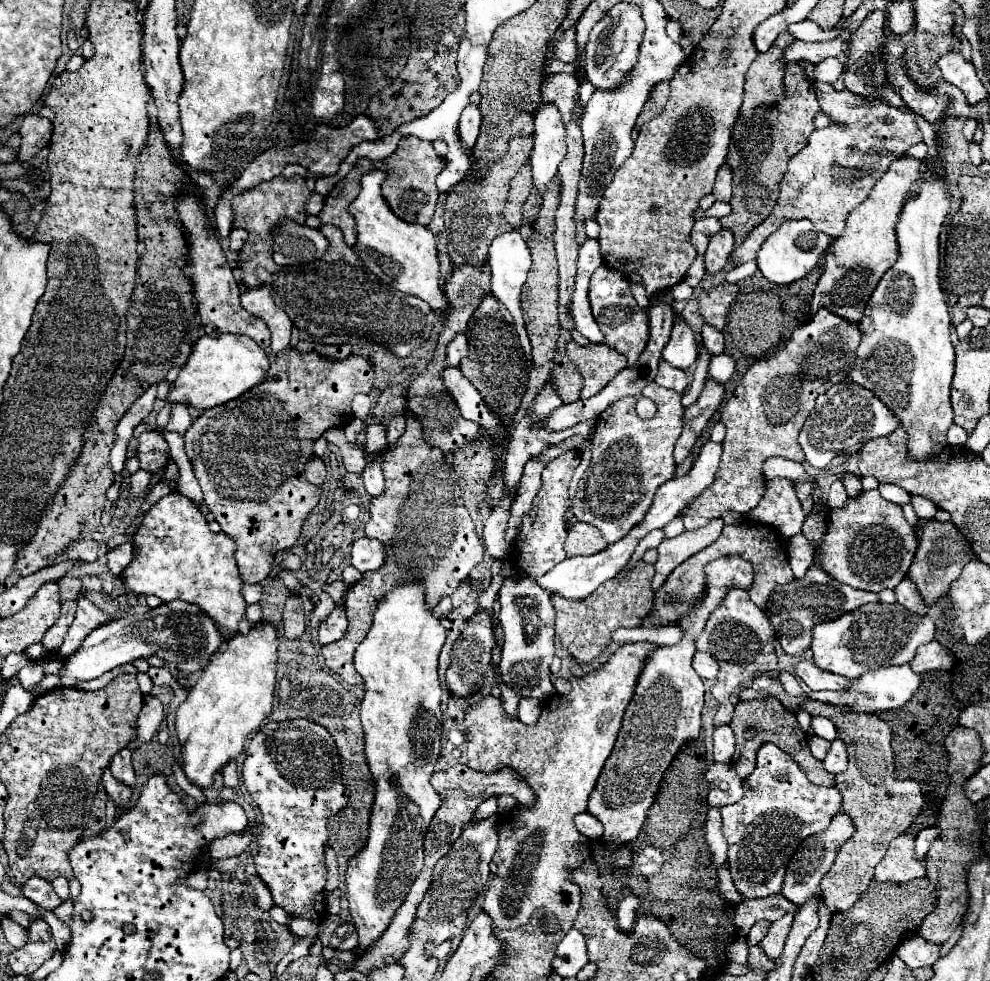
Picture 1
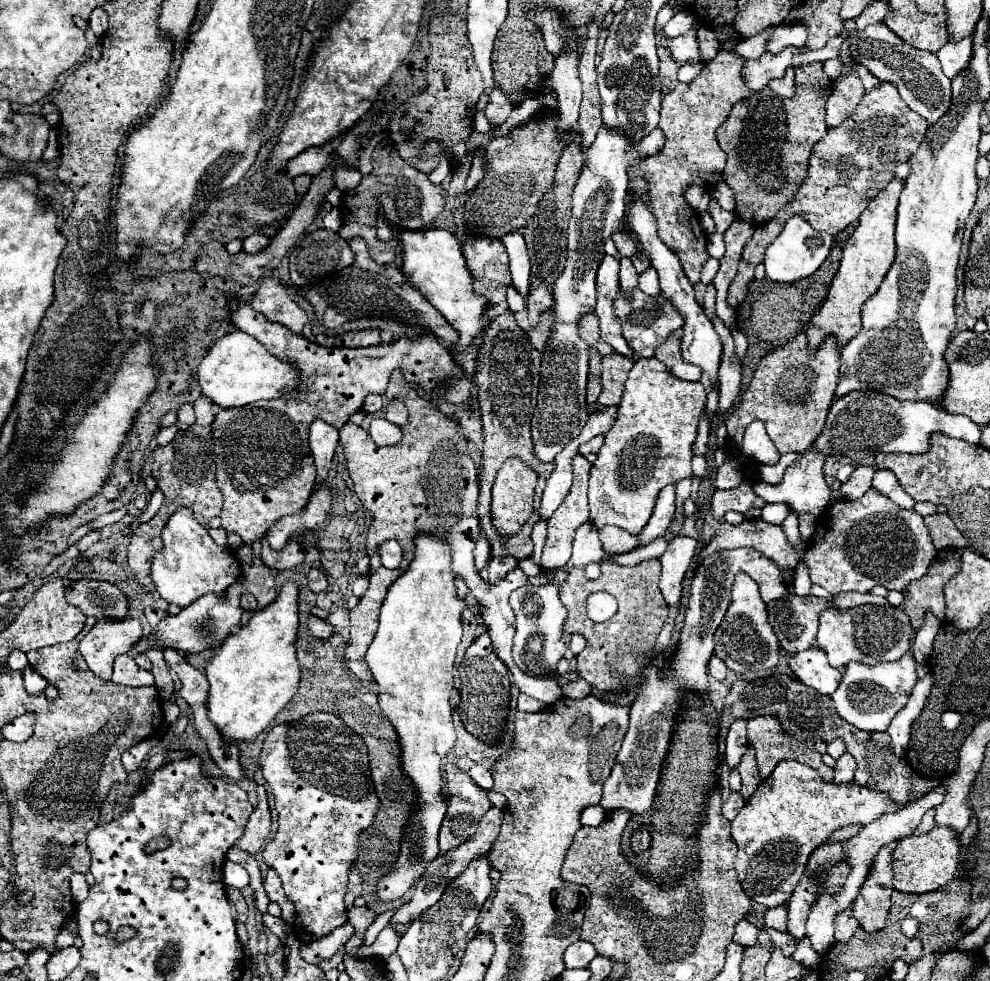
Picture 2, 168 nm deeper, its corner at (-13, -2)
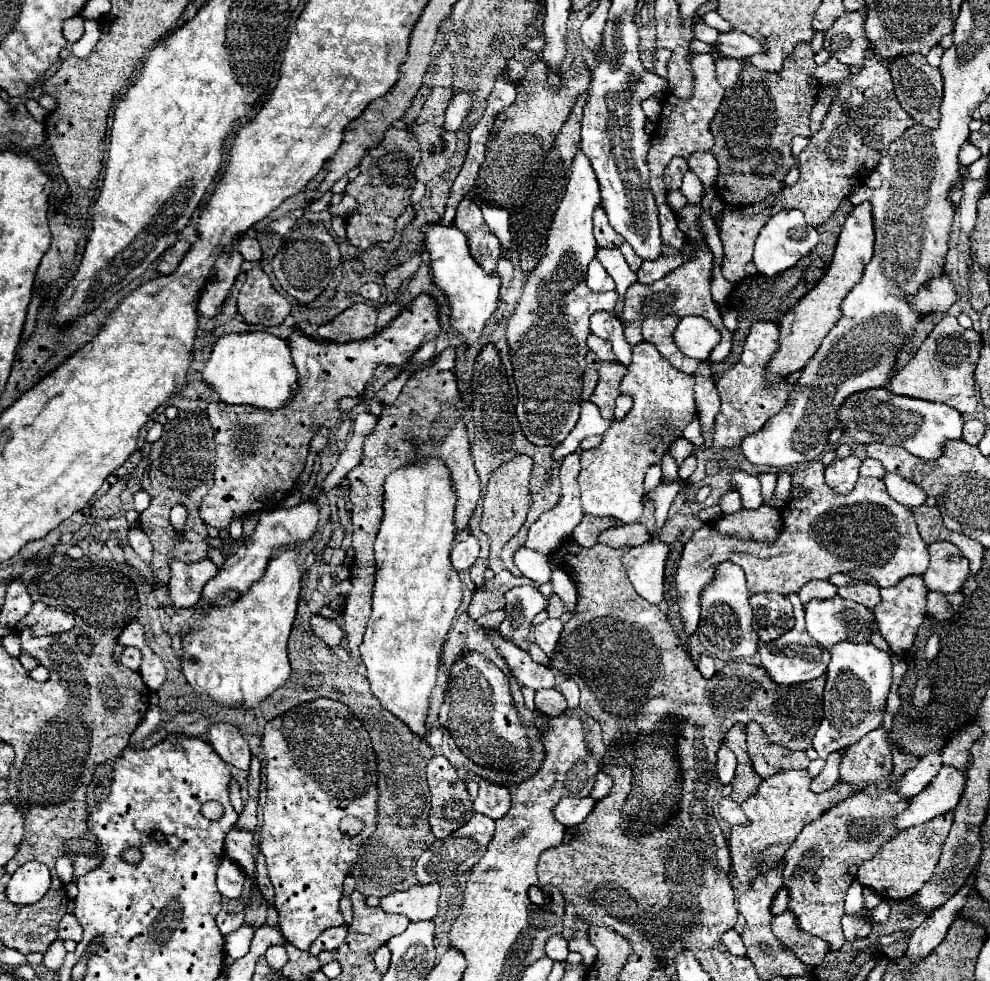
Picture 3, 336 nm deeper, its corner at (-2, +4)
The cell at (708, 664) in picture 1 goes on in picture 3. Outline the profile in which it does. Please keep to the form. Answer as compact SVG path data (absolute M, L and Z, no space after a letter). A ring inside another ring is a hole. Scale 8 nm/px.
M700 655L700 659L696 661L696 667L698 667L698 671L702 673L704 679L710 679L710 677L716 673L716 669L714 669L714 659L708 657L708 655Z

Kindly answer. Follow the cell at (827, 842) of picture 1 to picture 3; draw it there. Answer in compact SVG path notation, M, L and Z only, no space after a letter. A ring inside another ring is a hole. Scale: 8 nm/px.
M944 765L936 779L916 797L912 797L910 807L896 817L898 829L908 829L926 823L938 815L952 811L964 791L964 771Z

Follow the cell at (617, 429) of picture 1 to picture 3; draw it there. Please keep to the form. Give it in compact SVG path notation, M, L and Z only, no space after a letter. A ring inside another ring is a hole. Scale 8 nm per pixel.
M642 341L632 347L632 363L622 379L622 393L632 395L634 407L622 421L614 421L604 433L604 441L590 451L584 451L582 471L578 477L582 489L582 507L588 515L614 517L620 523L636 523L644 505L644 473L650 465L660 463L664 451L676 441L684 427L696 417L694 377L676 371L658 349Z

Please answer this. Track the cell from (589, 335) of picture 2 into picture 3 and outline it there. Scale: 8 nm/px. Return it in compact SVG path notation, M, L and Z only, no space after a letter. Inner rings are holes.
M590 335L588 337L588 349L594 351L602 361L616 361L616 355L614 355L614 351L612 351L612 347L610 347L610 343L606 339Z

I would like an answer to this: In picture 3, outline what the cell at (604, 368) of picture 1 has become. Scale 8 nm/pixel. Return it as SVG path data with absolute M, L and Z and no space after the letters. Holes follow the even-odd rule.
M604 361L598 369L598 373L600 373L600 381L598 381L598 387L592 393L590 401L594 405L598 405L600 415L604 419L610 419L614 415L614 401L620 395L620 381L622 381L622 375L626 375L626 367L620 363Z

